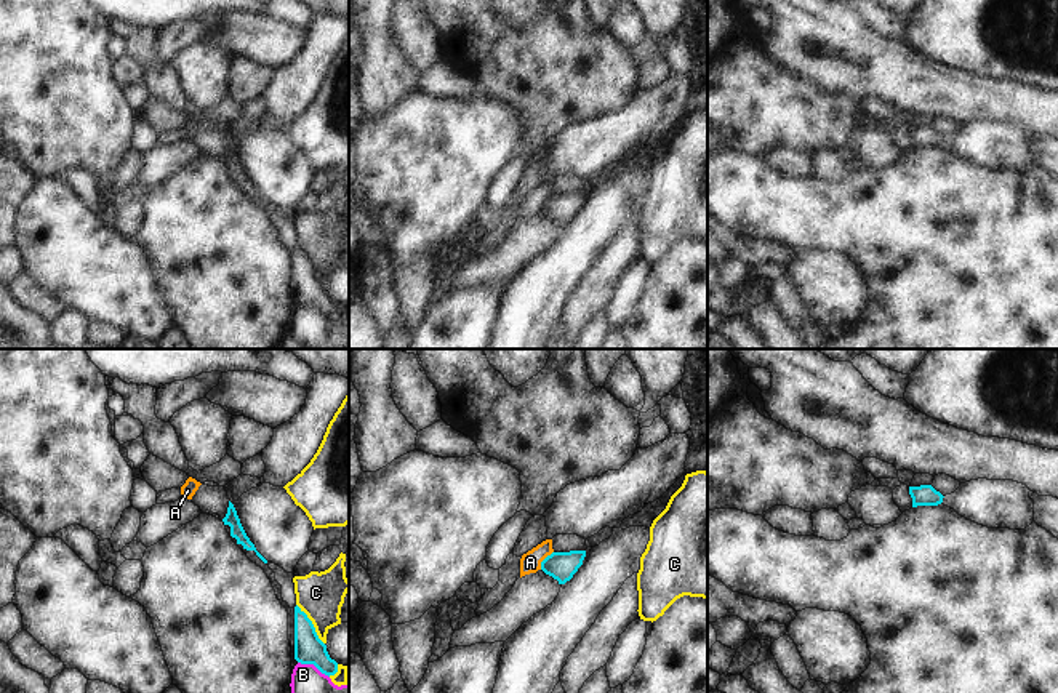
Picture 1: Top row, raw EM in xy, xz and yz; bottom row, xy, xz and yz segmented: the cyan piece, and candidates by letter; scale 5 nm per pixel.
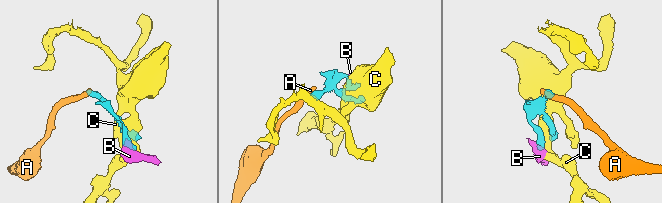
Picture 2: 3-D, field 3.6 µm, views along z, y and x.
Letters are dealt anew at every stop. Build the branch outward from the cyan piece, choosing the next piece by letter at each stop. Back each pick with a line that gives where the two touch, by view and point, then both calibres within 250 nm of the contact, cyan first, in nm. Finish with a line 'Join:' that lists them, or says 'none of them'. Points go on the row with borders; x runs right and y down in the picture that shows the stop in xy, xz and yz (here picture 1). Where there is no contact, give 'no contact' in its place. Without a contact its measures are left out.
Join: none of them

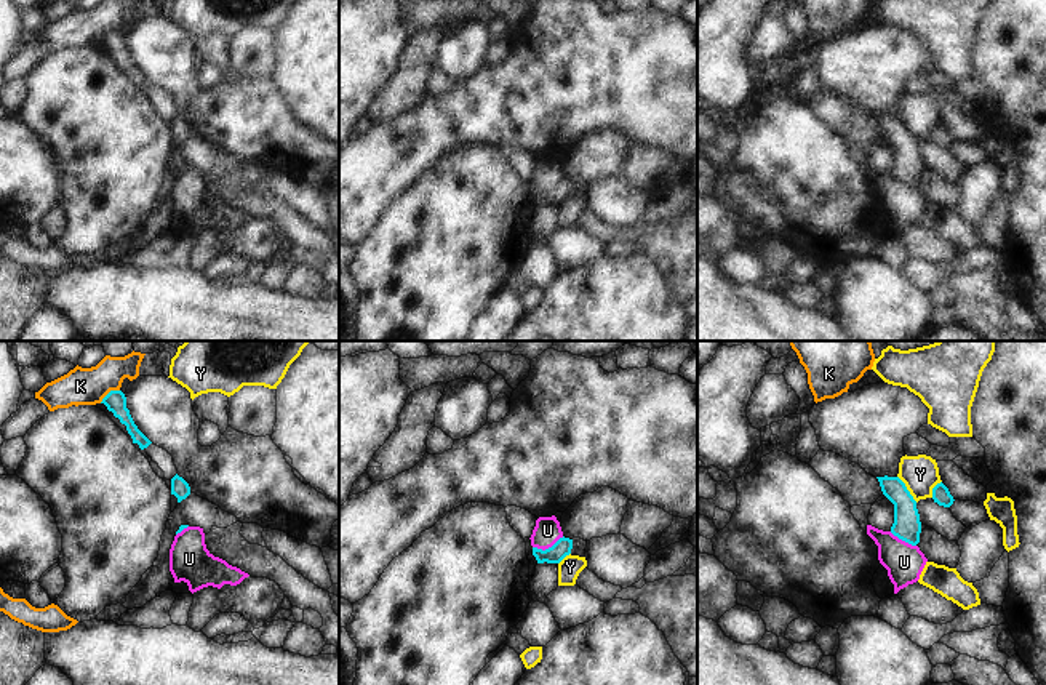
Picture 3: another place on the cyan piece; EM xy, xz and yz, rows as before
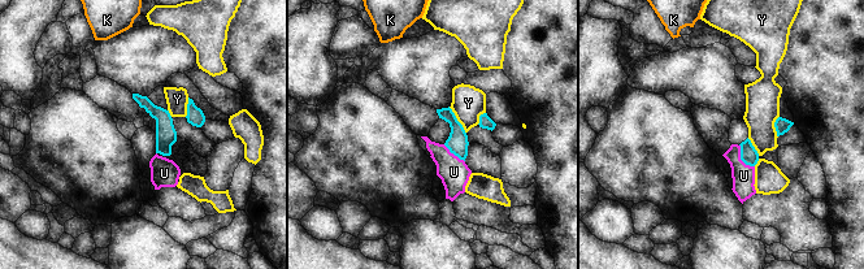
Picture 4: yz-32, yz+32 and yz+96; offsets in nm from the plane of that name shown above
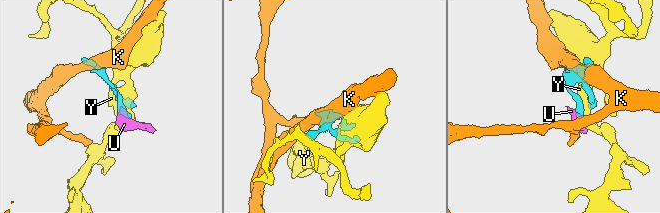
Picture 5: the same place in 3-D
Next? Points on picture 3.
Join: none of them

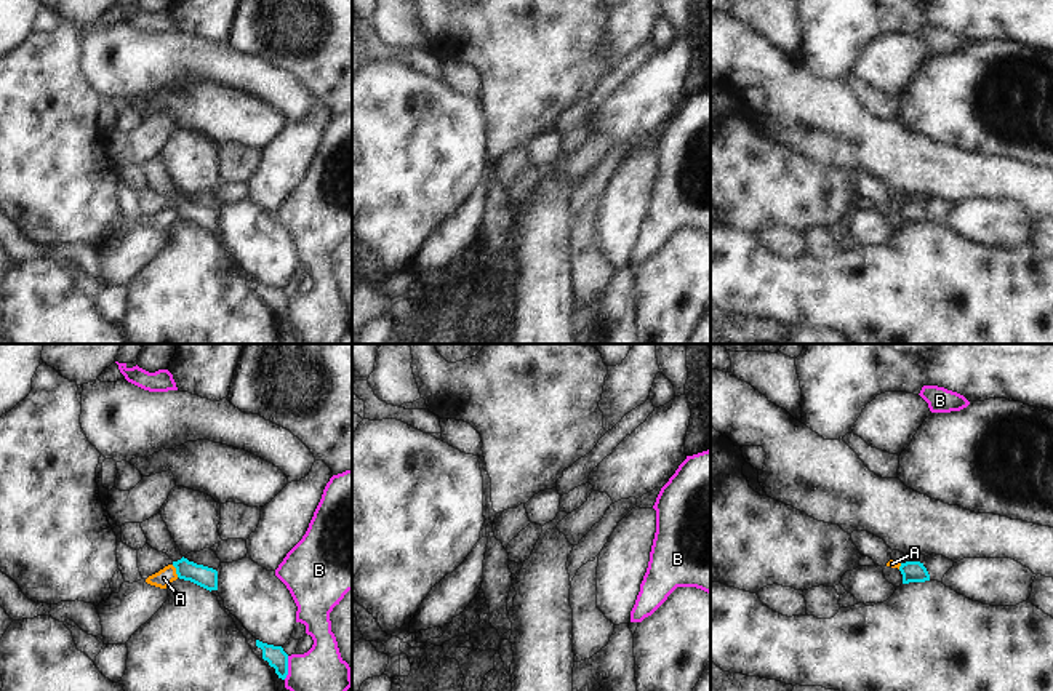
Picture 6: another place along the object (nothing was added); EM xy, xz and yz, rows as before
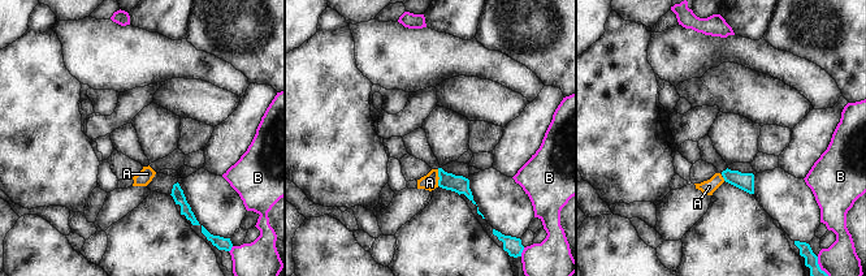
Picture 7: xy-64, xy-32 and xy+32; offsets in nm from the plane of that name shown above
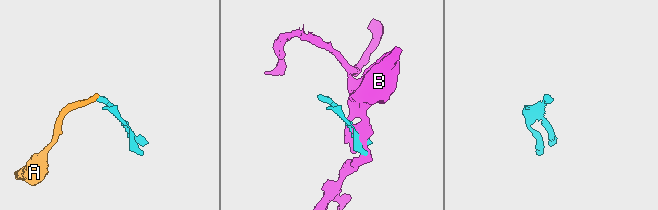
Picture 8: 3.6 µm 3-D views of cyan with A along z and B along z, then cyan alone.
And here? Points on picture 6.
Join: none of them

